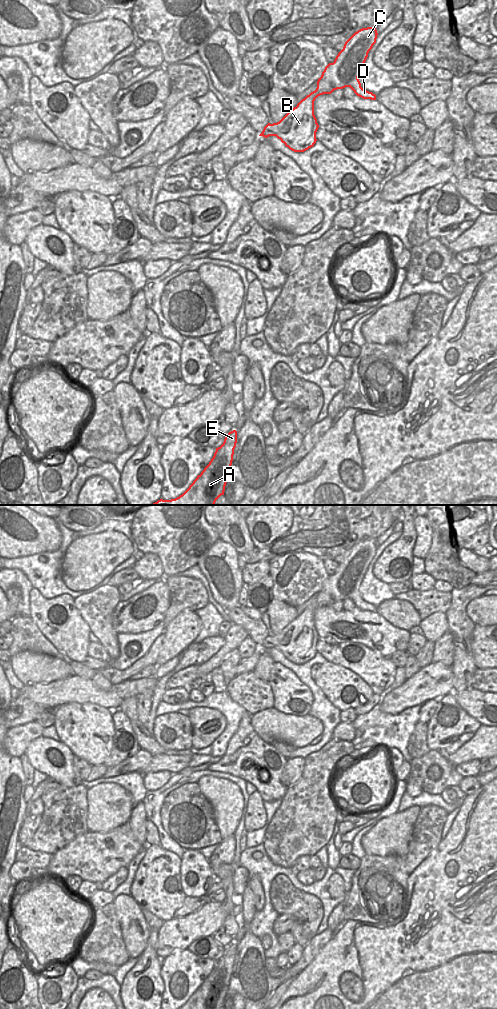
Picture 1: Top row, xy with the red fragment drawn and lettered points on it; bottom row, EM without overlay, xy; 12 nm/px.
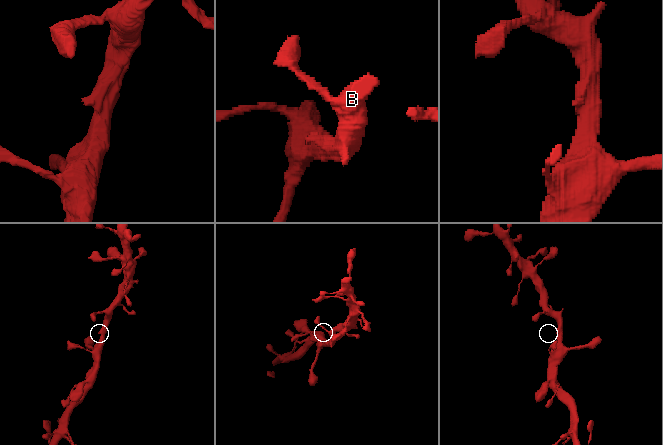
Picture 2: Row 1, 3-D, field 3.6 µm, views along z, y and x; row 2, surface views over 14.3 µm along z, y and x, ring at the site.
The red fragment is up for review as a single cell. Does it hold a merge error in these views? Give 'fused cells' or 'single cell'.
single cell

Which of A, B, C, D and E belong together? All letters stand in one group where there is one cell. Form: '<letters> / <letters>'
A B C D E

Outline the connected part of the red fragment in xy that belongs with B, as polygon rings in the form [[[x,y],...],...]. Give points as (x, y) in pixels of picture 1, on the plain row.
[[[376,539],[362,540],[355,544],[344,556],[333,575],[329,575],[317,593],[317,600],[296,619],[291,621],[279,634],[268,635],[259,648],[276,648],[290,662],[304,664],[316,655],[319,640],[314,627],[314,613],[323,606],[350,599],[363,610],[376,612],[376,607],[361,599],[358,591],[369,563],[376,555]]]

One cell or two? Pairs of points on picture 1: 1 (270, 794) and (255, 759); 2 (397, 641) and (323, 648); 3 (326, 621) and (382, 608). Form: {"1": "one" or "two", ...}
{"1": "one", "2": "two", "3": "two"}

